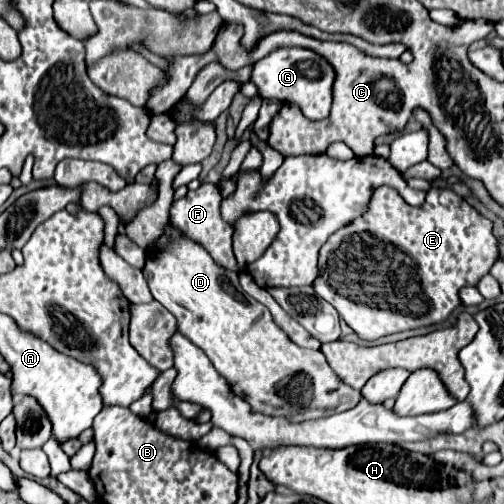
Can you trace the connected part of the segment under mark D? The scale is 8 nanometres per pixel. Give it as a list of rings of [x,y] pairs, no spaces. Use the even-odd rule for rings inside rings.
[[[166,226],[166,234],[174,236],[174,242],[166,250],[148,256],[146,266],[142,270],[150,286],[150,292],[154,300],[158,300],[168,312],[176,316],[178,332],[184,334],[212,360],[216,370],[220,370],[222,376],[228,380],[232,392],[244,398],[250,404],[252,412],[260,412],[266,416],[284,416],[292,422],[306,422],[354,408],[362,400],[360,390],[354,390],[352,386],[344,384],[338,378],[338,374],[328,366],[320,350],[310,350],[294,344],[274,324],[268,308],[242,290],[242,286],[238,284],[238,276],[234,272],[216,266],[202,246],[184,238],[170,226]]]

